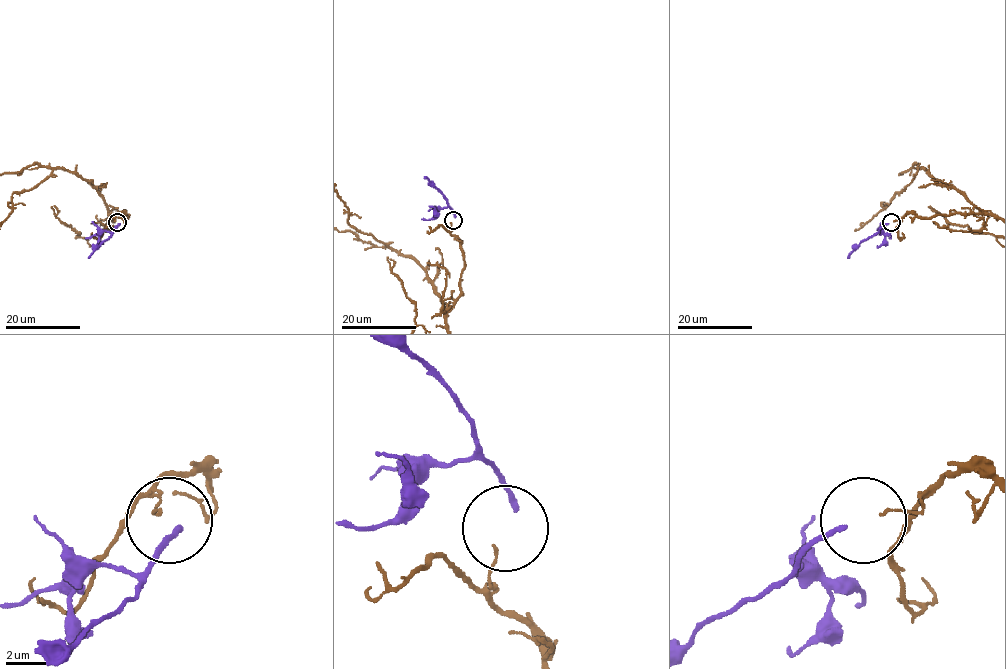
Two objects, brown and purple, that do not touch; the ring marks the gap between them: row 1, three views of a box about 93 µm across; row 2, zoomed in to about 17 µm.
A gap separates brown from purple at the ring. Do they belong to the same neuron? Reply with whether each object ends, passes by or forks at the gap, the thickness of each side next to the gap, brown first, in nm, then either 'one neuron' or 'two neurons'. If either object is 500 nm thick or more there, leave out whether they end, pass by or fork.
brown ends | purple ends | 130/260 nm | two neurons

